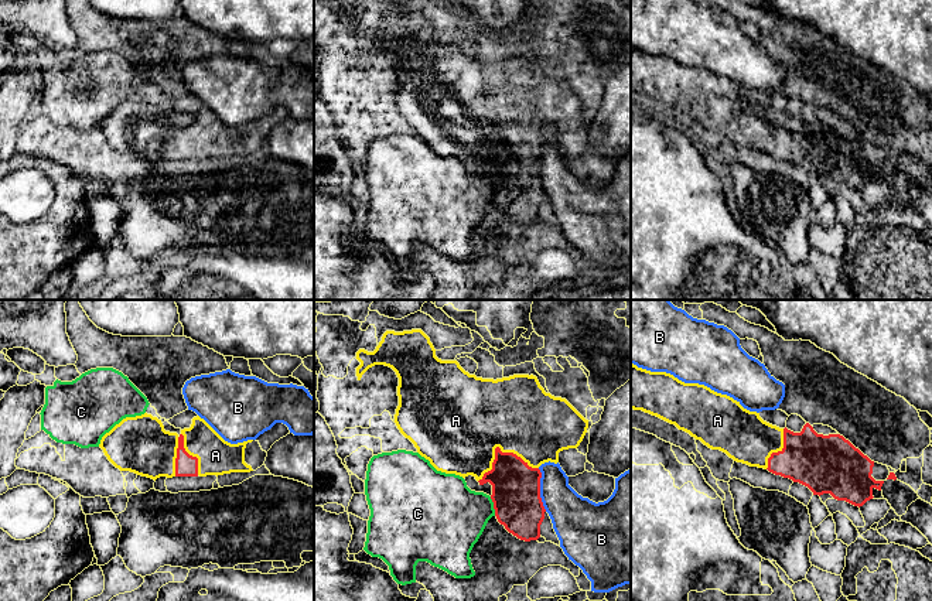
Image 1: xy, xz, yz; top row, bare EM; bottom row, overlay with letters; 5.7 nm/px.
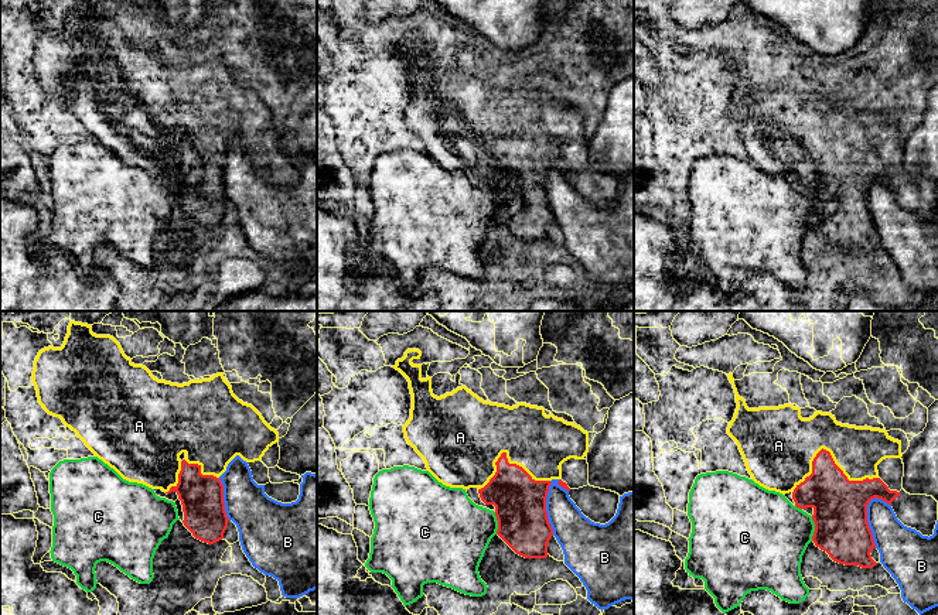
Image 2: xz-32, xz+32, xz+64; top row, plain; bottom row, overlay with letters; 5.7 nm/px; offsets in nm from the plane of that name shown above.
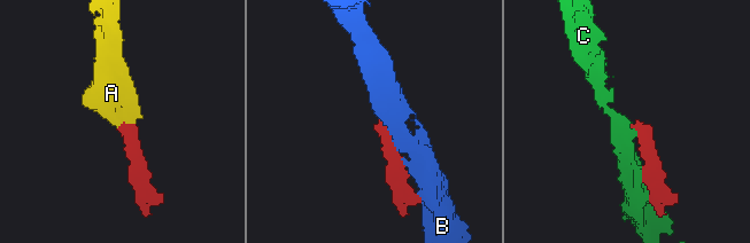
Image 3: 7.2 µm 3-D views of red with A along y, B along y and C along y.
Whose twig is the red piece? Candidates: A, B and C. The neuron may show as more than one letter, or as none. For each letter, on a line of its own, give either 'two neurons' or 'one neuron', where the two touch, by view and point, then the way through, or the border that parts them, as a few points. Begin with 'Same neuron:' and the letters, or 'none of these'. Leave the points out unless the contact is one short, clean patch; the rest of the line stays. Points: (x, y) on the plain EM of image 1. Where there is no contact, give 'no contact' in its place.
Same neuron: A
A: one neuron; meets red in xz at (499, 132)
B: two neurons; meets red in xz at (539, 173)
C: two neurons; meets red in xz at (494, 190)

